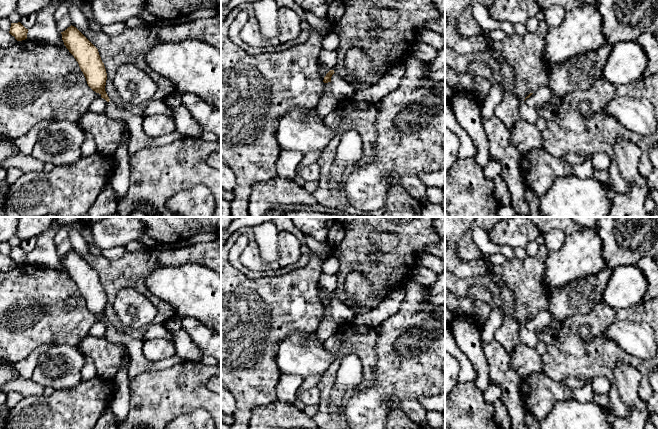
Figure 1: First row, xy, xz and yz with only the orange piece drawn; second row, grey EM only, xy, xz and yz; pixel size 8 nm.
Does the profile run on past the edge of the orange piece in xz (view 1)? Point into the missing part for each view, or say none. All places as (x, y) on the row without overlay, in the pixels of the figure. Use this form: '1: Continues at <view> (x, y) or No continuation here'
1: No continuation here

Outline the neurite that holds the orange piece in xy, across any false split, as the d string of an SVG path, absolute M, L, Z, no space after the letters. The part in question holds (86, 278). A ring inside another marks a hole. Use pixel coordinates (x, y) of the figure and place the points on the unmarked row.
M74 250L61 256L64 269L74 280L83 296L88 310L107 325L104 338L113 344L124 346L129 353L128 375L130 379L149 371L162 370L185 361L176 354L170 358L152 362L143 354L144 342L132 338L129 334L117 331L105 315L107 297L98 273Z

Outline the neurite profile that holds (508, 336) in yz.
M482 255L481 258L485 260L488 273L492 280L499 285L501 300L503 302L504 322L495 332L494 340L496 340L505 349L509 356L511 356L514 348L521 343L519 334L520 325L513 317L515 297L513 292L504 285L502 277L491 272L493 265L489 261L488 256Z

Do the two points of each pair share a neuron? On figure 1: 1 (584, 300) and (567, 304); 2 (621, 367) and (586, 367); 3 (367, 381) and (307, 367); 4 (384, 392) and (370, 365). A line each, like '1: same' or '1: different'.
1: same
2: different
3: different
4: different

